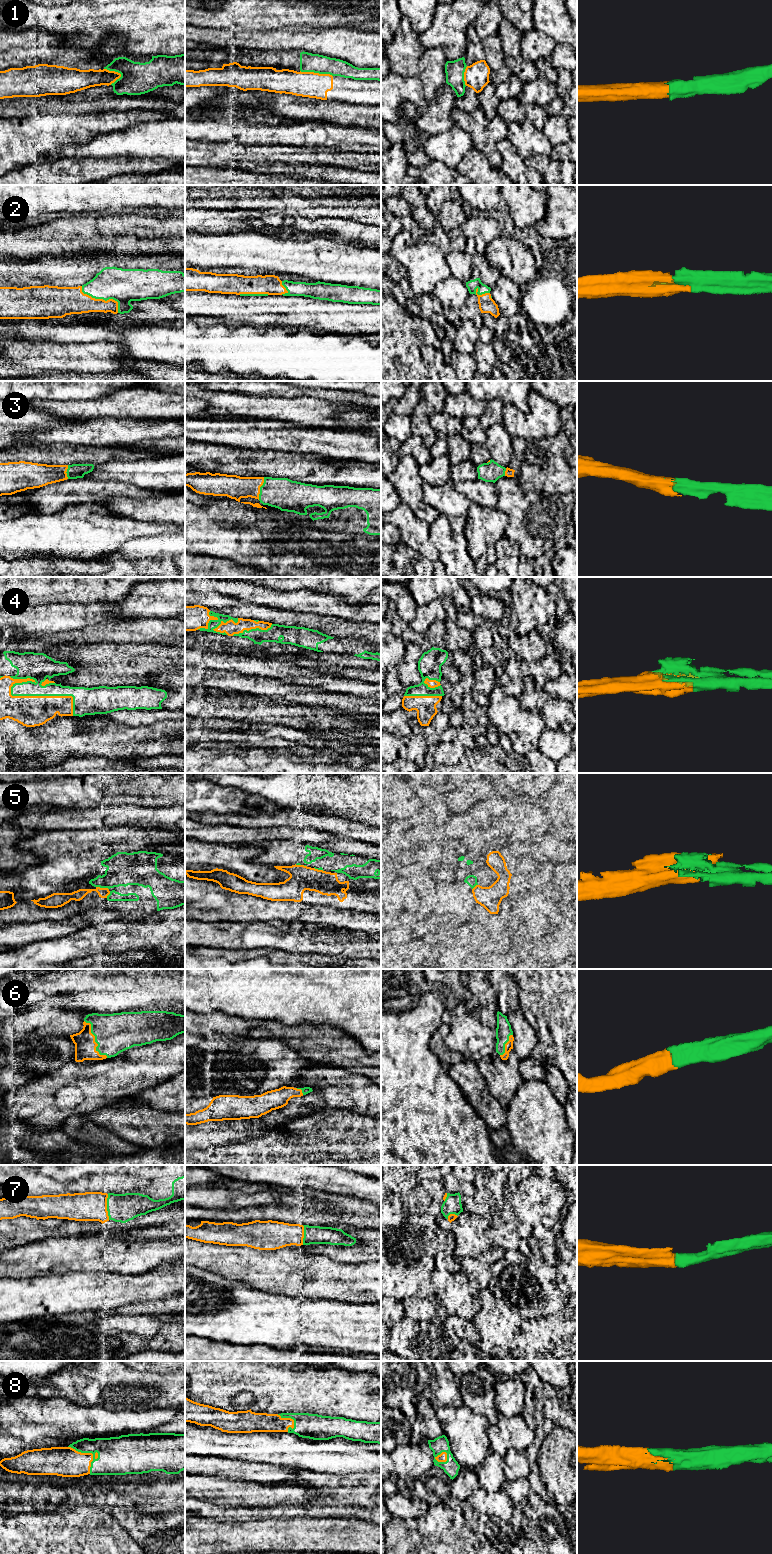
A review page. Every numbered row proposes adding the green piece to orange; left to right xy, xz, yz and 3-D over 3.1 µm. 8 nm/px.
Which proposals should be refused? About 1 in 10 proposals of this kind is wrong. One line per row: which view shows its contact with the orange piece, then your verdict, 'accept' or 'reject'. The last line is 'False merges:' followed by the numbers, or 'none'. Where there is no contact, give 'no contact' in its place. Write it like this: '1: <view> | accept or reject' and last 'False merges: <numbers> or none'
1: xz | reject
2: xy | accept
3: xz | accept
4: xy | accept
5: xy | reject
6: xy | accept
7: xy | accept
8: xy | accept
False merges: 1, 5

